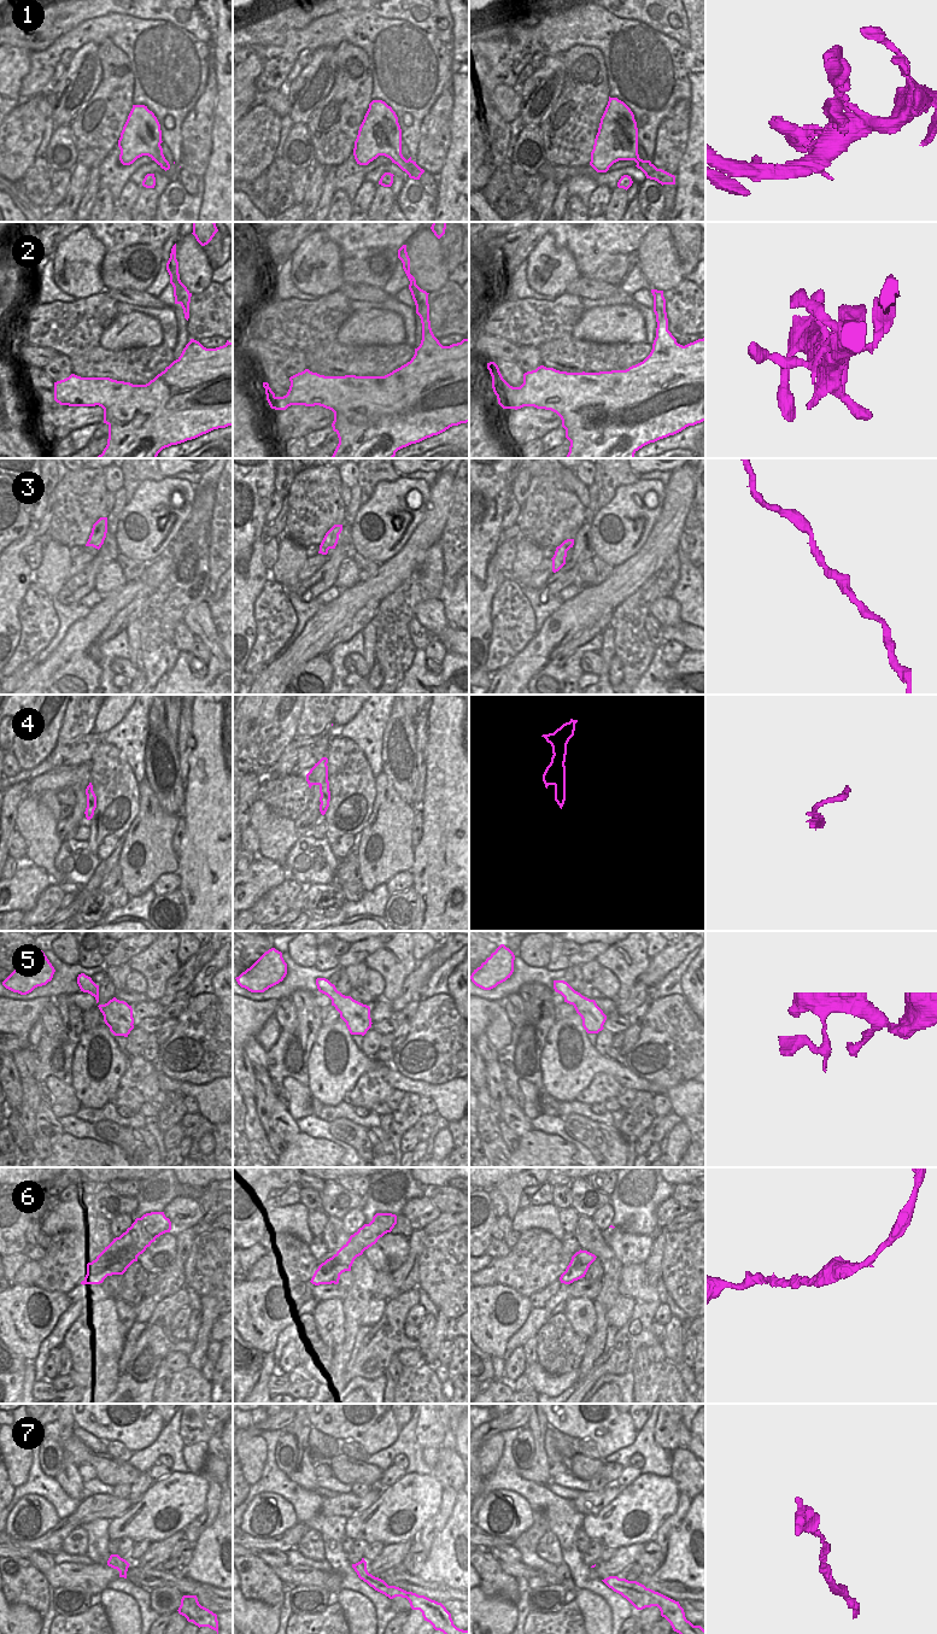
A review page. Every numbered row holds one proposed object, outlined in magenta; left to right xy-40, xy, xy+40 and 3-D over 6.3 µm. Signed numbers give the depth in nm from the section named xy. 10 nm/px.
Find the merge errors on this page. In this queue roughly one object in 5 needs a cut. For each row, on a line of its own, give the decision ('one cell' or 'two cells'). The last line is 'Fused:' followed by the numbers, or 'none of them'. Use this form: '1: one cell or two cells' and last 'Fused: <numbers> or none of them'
1: one cell
2: one cell
3: one cell
4: two cells
5: one cell
6: one cell
7: one cell
Fused: 4

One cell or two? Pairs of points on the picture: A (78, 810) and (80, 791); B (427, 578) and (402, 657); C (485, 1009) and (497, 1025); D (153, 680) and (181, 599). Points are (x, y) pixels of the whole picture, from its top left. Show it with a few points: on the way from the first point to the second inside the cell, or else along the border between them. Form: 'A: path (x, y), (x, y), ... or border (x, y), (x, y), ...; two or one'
A: path (80, 806), (80, 796); one
B: path (408, 597), (397, 624), (397, 638); one
C: border (504, 1007), (495, 1013), (485, 1031); two
D: path (157, 660), (157, 621), (160, 616); one

